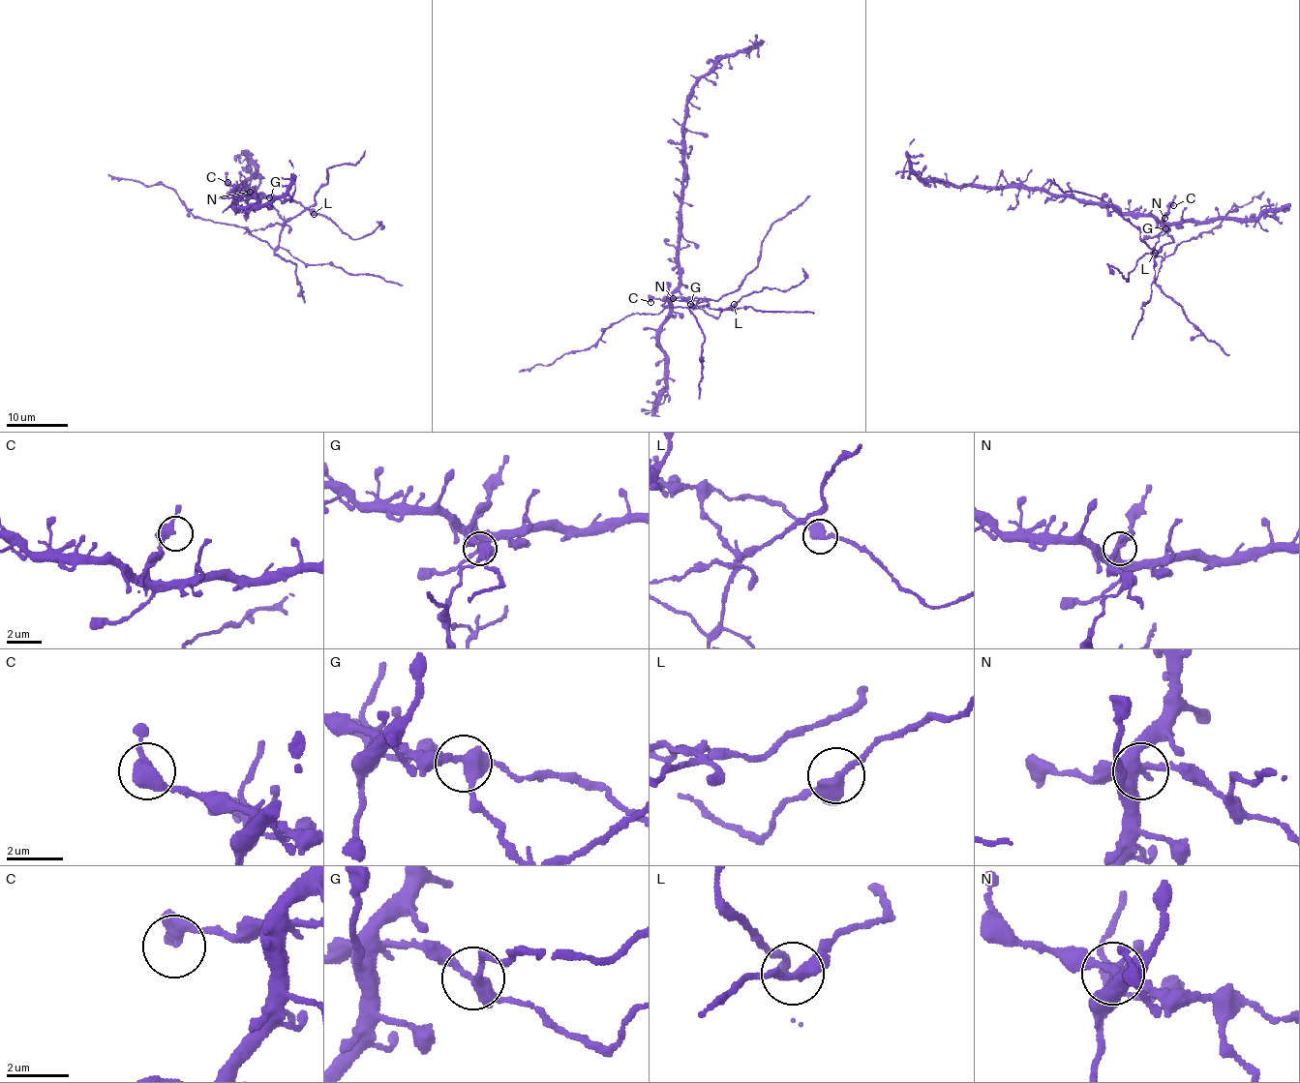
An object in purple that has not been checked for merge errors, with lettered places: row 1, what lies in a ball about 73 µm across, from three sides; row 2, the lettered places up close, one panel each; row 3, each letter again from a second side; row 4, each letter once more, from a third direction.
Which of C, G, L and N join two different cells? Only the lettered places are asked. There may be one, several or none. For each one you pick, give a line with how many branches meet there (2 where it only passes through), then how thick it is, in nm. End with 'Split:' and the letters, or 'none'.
N: 3 branches meet; 280 nm thick
Split: N

